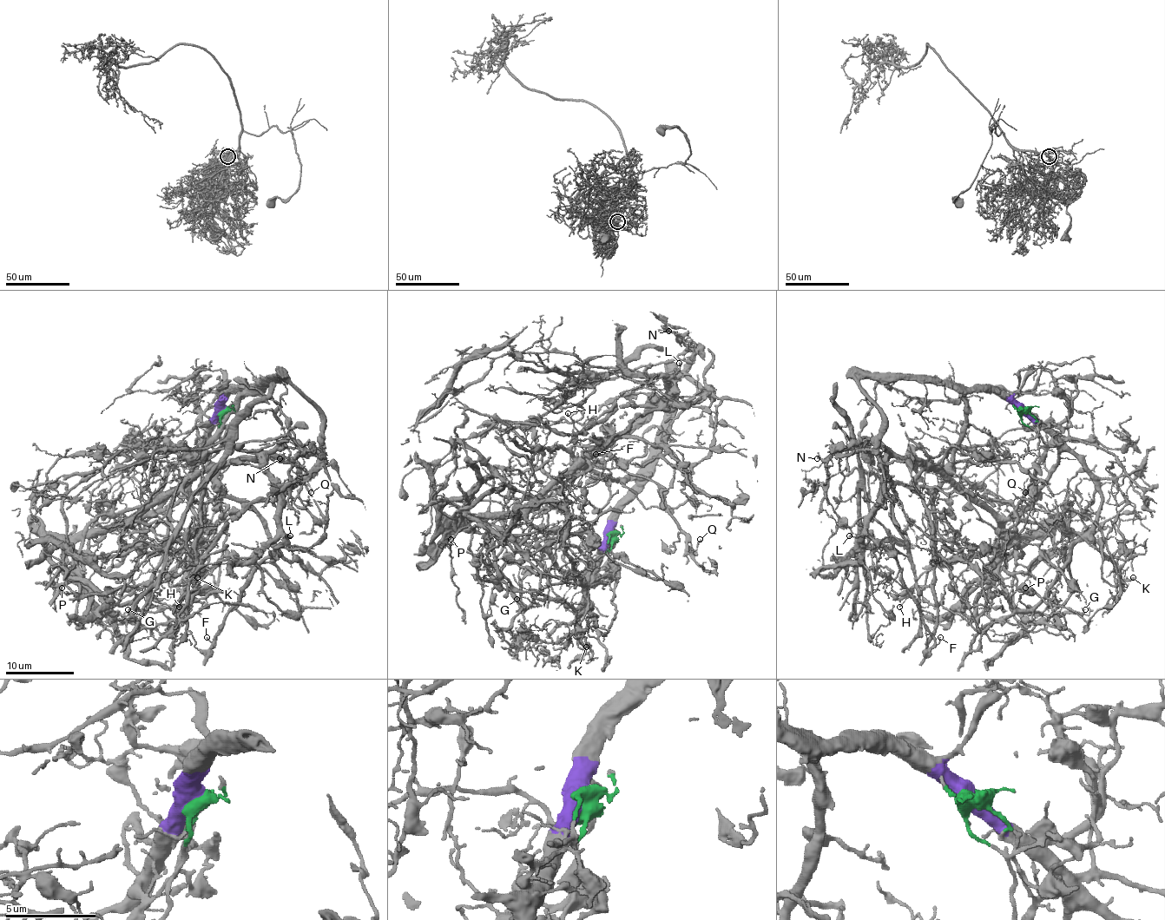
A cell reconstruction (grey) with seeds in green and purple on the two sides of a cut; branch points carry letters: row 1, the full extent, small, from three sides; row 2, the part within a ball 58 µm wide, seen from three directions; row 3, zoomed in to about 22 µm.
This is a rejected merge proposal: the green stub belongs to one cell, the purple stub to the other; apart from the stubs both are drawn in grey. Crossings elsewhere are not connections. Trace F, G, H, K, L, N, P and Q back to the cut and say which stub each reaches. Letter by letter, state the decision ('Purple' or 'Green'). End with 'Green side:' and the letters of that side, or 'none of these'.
F: Green
G: Purple
H: Purple
K: Purple
L: Green
N: Green
P: Green
Q: Green
Green side: F, L, N, P, Q

